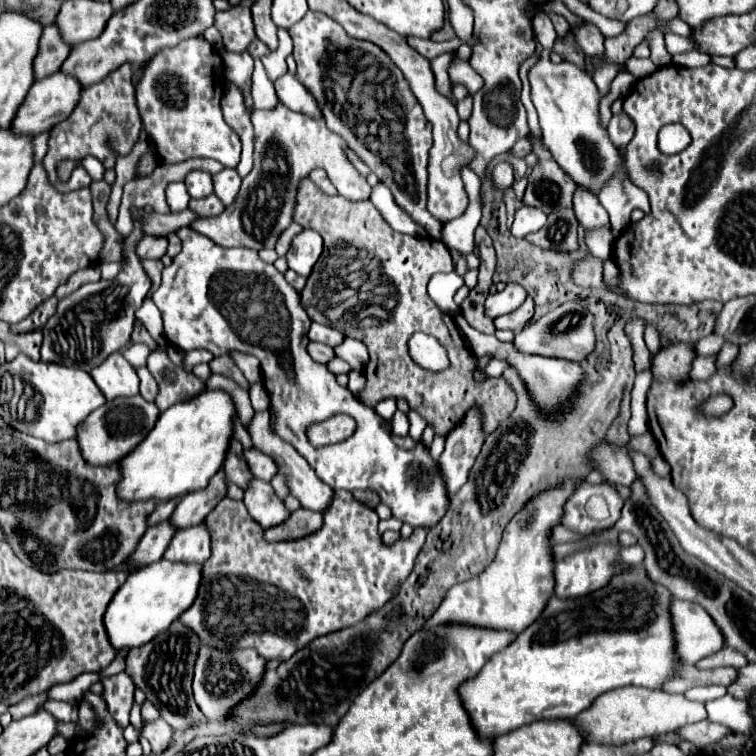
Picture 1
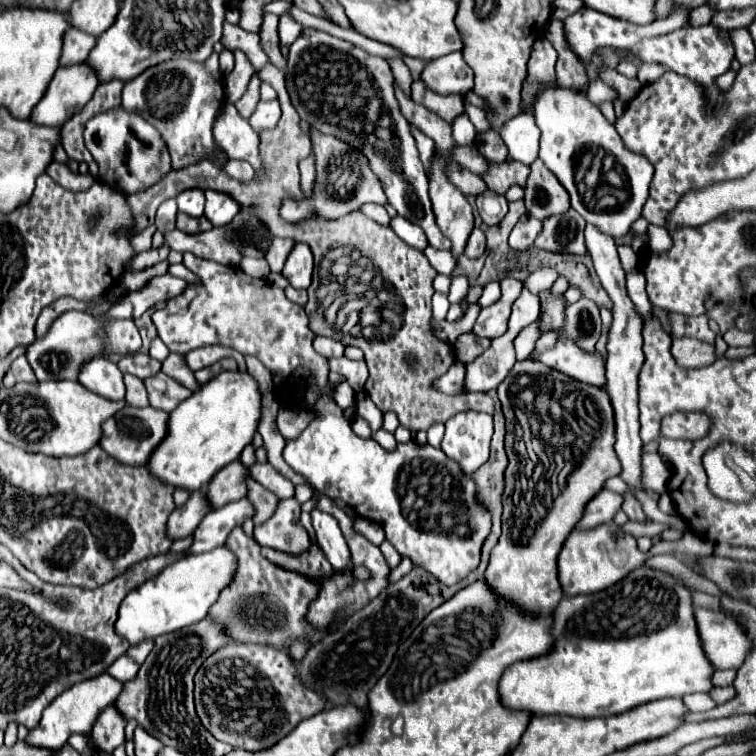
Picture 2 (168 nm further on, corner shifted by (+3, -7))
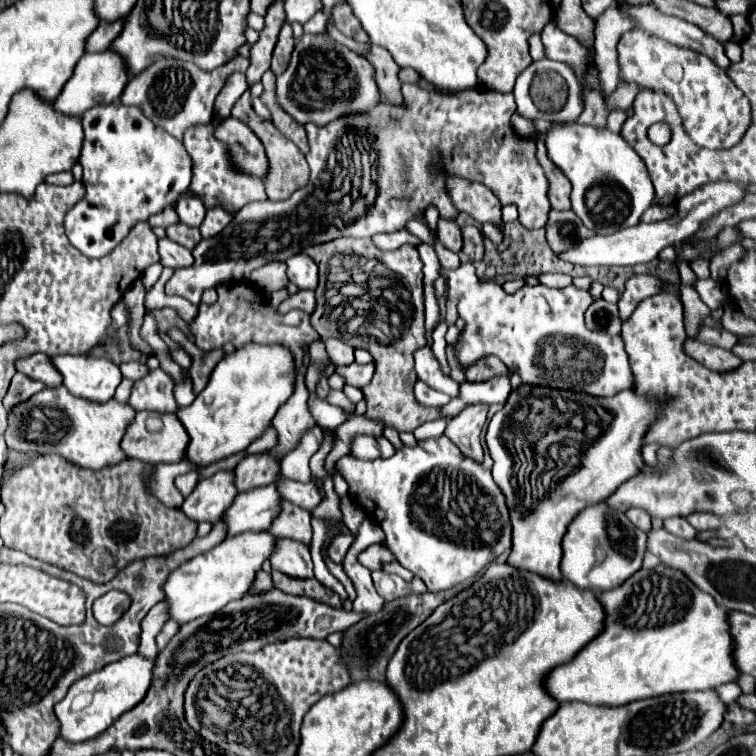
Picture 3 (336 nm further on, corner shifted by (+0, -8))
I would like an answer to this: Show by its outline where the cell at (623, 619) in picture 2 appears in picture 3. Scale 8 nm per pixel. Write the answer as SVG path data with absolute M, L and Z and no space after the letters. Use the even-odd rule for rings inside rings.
M658 564L652 570L638 570L634 576L630 576L622 586L614 588L614 590L606 590L598 596L602 608L604 608L604 628L602 632L590 640L570 662L562 664L560 668L552 668L550 674L546 674L544 678L544 688L548 692L548 696L552 696L558 704L562 702L584 702L590 706L624 706L636 700L644 700L644 698L656 698L656 696L664 696L664 694L672 694L672 692L694 692L694 690L714 690L720 684L732 682L738 676L738 670L734 666L732 660L732 638L728 634L728 622L726 622L726 612L722 608L716 606L716 602L712 600L712 596L708 596L706 592L700 592L700 588L696 588L696 584L692 584L680 570L668 568L664 564Z

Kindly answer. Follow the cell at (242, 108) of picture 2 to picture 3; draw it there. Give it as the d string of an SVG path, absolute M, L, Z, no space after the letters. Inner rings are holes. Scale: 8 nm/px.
M246 90L246 92L238 98L238 102L236 102L234 108L232 108L232 116L244 120L244 122L260 136L260 140L264 142L264 148L266 148L268 160L270 160L270 170L268 170L268 178L264 180L264 186L266 186L266 194L268 194L270 200L286 200L286 198L290 198L298 188L302 188L304 184L308 184L310 168L308 168L308 164L306 164L304 154L302 154L302 152L298 150L298 146L296 146L292 140L288 140L270 120L262 120L262 118L254 112L250 90Z

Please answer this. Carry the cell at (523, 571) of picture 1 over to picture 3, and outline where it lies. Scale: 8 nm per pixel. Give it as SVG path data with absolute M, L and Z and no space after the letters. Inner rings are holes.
M520 384L514 388L502 406L490 420L486 444L494 460L492 476L506 496L506 506L512 524L512 550L506 564L518 570L534 572L552 582L560 582L560 558L562 536L568 524L584 508L606 500L620 484L636 476L644 466L640 458L640 446L648 426L656 420L658 408L632 390L618 392L610 398L600 398L574 390L556 390L548 386Z

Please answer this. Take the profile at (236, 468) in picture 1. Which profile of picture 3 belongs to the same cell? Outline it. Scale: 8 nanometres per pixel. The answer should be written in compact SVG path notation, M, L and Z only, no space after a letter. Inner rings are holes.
M284 500L280 502L280 512L268 532L272 532L274 536L288 536L310 544L310 512L304 512L302 508L296 508L292 502Z

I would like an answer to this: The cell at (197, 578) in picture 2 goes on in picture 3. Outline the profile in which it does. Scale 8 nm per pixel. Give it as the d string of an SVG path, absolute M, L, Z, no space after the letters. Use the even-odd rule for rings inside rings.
M242 532L240 536L226 538L212 550L184 562L174 572L170 572L168 580L164 582L164 600L168 604L168 616L178 624L186 624L200 616L212 616L228 602L242 598L252 580L254 572L262 568L262 562L270 558L274 548L276 536L270 532Z

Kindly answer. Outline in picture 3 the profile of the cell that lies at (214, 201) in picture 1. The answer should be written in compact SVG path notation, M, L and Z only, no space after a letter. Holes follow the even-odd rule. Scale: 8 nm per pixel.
M182 222L170 224L170 226L166 228L166 236L168 236L170 240L174 240L174 242L186 246L186 248L190 248L190 250L192 250L200 240L202 240L198 228L188 226L188 224L182 224Z

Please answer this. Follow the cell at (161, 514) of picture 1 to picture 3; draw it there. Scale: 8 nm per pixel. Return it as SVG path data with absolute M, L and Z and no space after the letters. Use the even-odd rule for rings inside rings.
M188 472L188 474L182 474L182 476L178 476L176 480L174 480L174 484L176 484L176 488L178 488L178 492L186 498L192 490L194 490L194 486L196 486L196 482L198 482L198 474L196 472Z

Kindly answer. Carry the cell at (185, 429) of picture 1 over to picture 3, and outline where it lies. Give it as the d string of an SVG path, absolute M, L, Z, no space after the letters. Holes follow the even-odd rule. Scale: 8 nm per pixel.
M246 344L226 354L214 368L208 386L196 400L176 414L190 434L184 460L196 468L206 468L222 458L246 450L270 426L278 406L294 390L294 360L284 346Z

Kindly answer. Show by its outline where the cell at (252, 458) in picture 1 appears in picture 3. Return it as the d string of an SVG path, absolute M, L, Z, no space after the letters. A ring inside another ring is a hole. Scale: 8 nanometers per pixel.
M282 474L276 476L276 488L280 492L280 496L304 510L314 510L314 506L320 502L320 494L318 494L318 488L314 482L296 482L296 480L290 480Z

